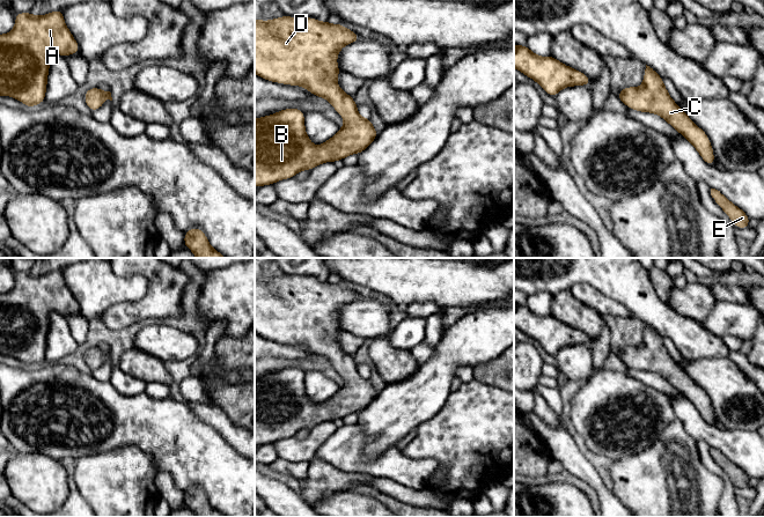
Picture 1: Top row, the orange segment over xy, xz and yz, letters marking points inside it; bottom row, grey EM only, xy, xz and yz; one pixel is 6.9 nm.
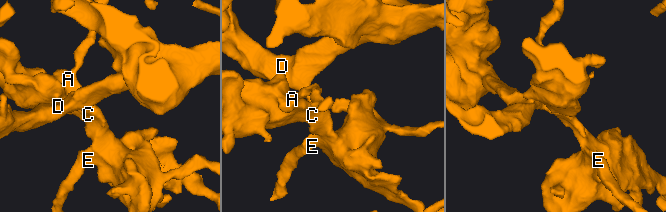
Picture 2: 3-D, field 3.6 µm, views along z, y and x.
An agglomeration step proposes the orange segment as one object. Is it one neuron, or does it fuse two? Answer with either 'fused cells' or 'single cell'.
single cell

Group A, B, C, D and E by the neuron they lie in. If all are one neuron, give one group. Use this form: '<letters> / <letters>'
A B C D E

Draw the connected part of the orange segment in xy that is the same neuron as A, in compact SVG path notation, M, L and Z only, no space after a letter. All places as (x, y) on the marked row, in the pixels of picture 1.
M63 9L43 16L34 16L30 12L15 14L14 29L0 35L0 95L14 97L27 108L44 103L52 53L65 58L81 53L75 38L64 22Z

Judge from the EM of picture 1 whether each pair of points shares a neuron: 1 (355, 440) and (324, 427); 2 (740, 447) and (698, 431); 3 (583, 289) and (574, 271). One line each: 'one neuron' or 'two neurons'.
1: two neurons
2: one neuron
3: two neurons

